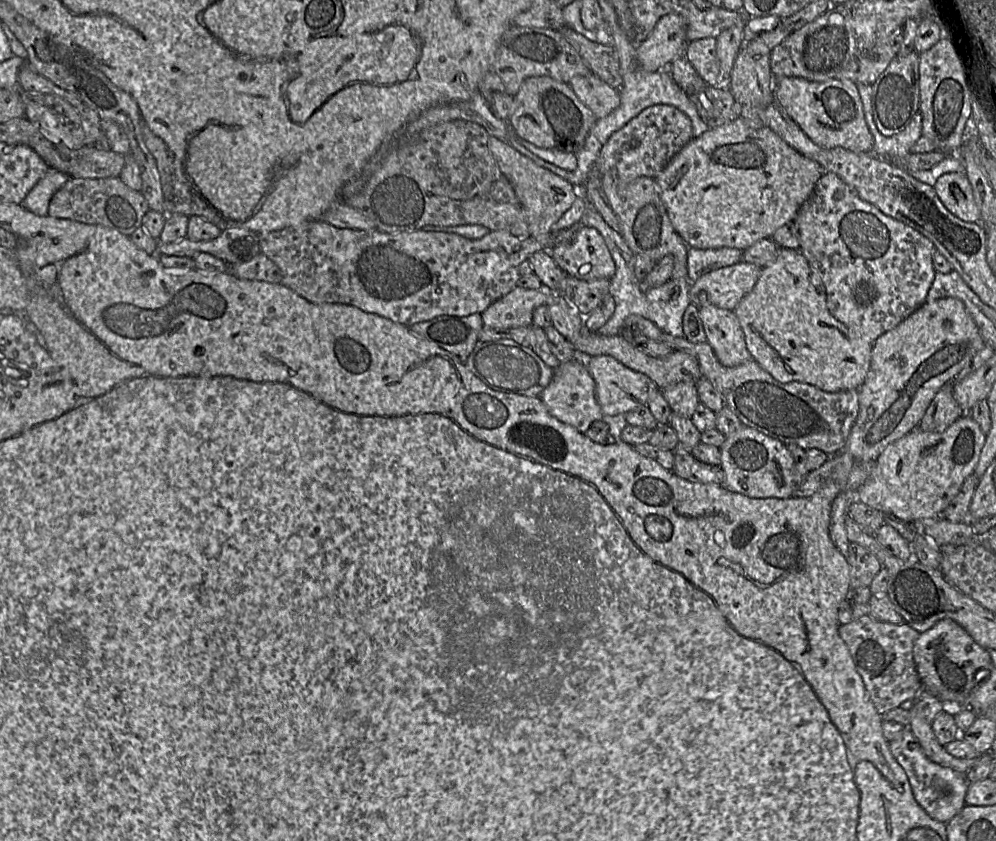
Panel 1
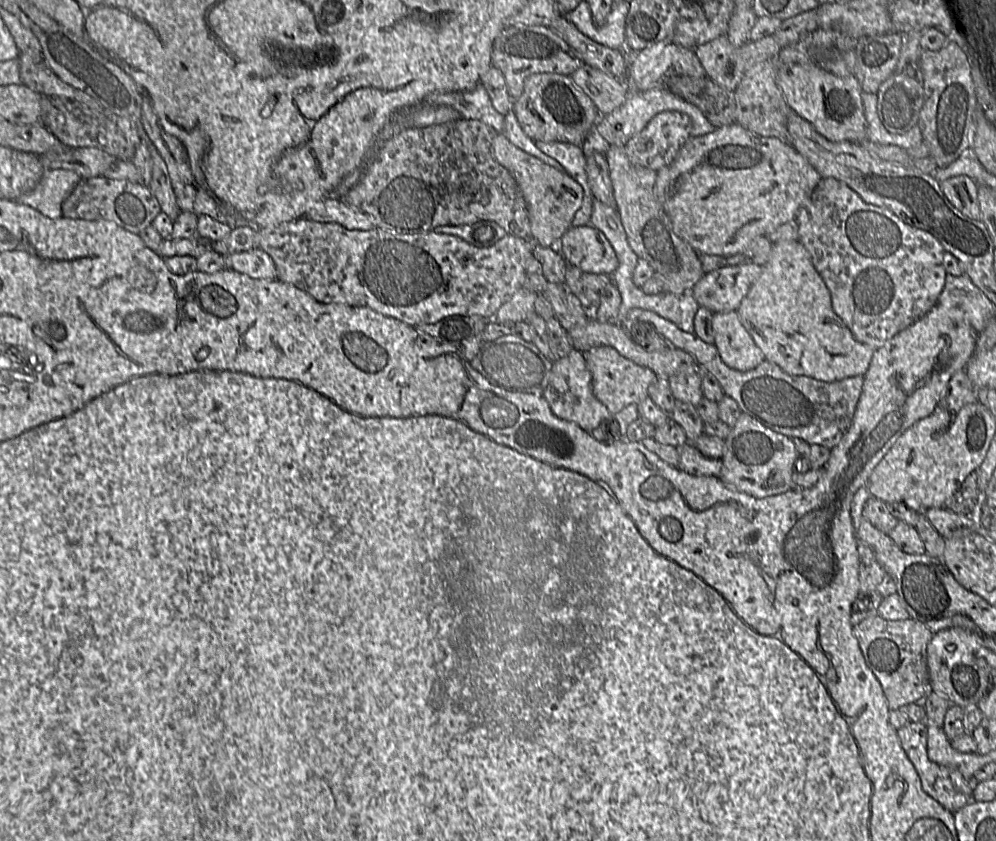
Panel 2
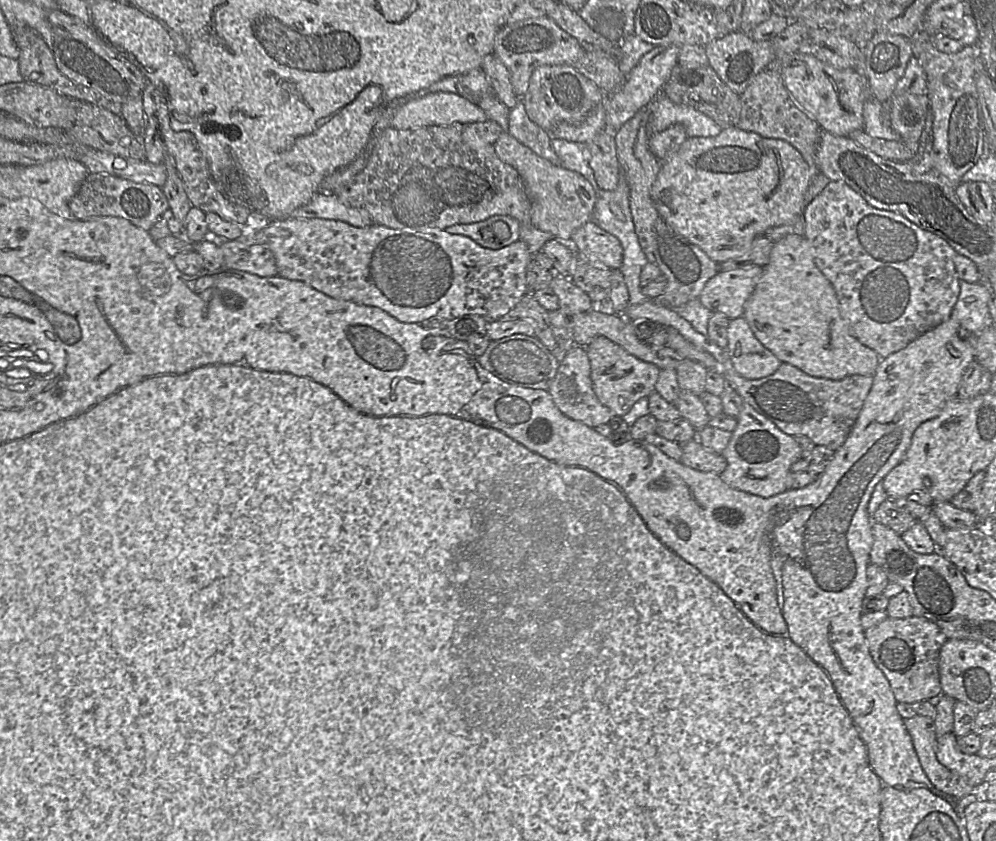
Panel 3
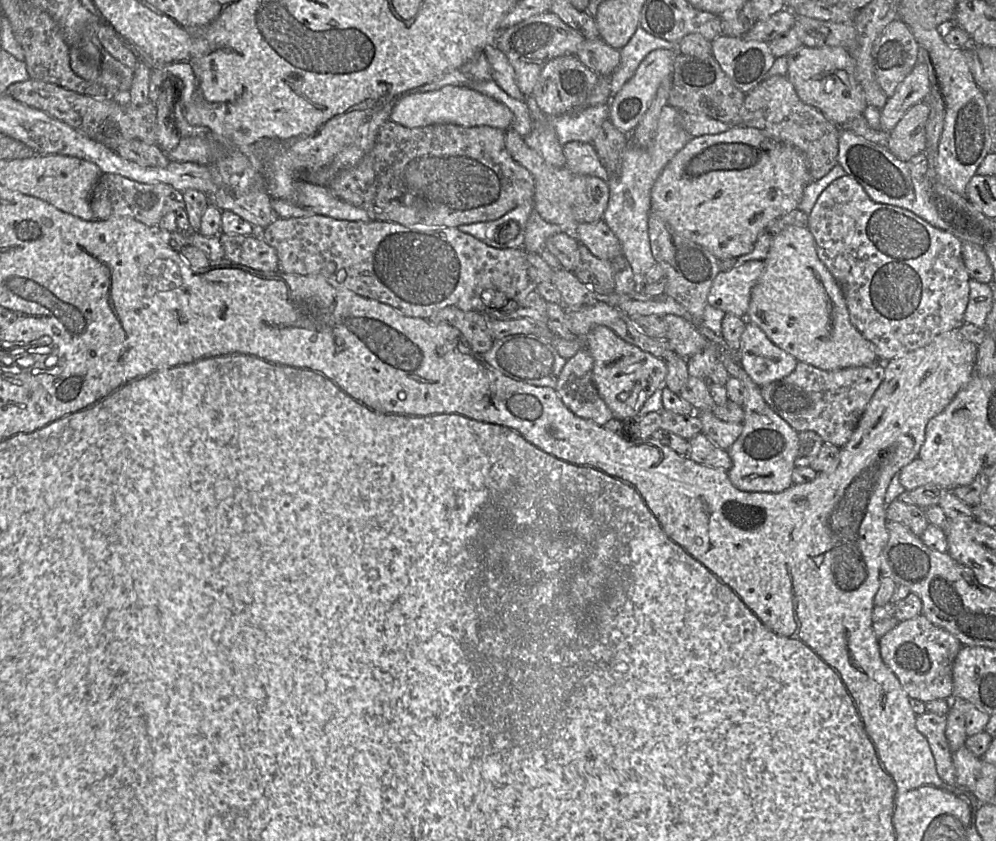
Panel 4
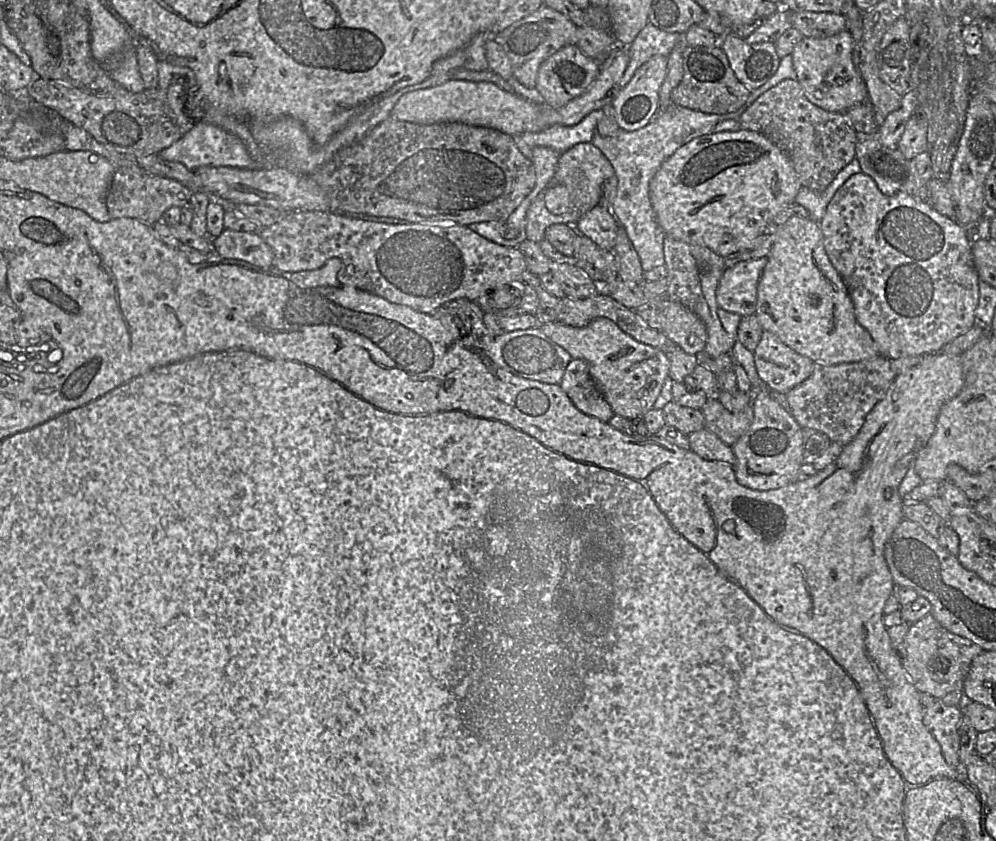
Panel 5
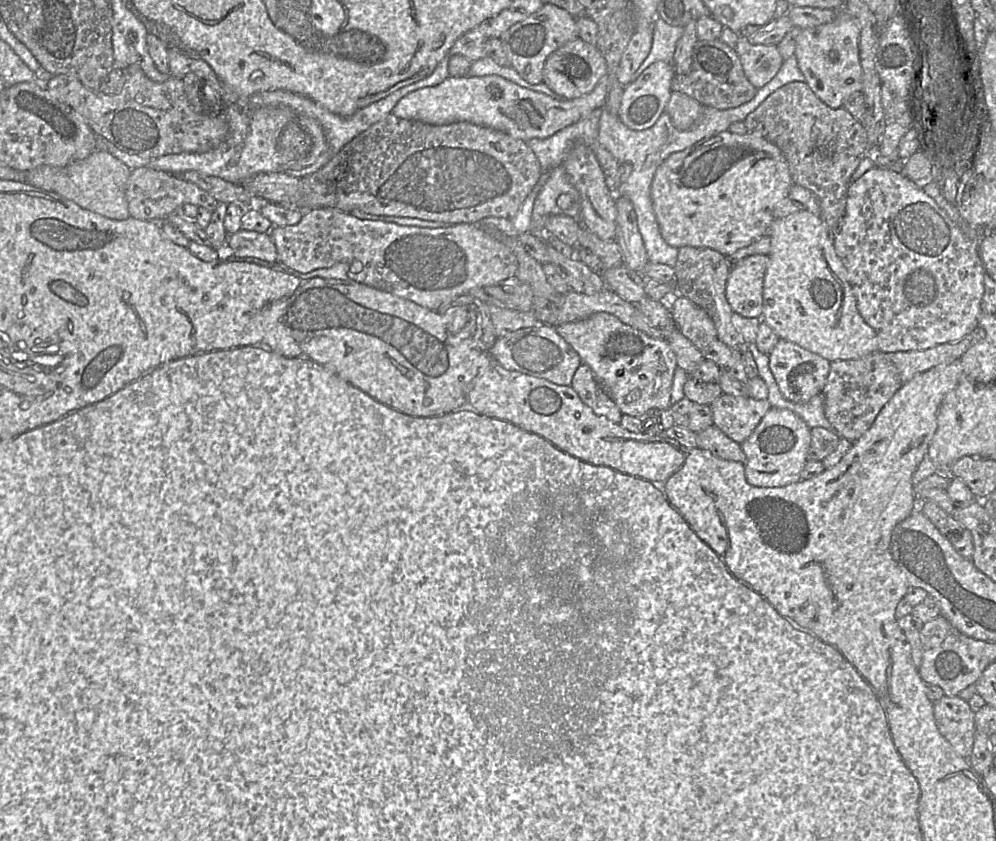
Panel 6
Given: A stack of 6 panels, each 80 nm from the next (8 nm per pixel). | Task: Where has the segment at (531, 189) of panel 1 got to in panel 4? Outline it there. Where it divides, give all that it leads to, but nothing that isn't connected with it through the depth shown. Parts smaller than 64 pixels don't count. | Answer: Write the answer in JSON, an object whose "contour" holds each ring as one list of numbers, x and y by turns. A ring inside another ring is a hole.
{"contour":[[515,130,505,131,505,147,513,160,532,174,535,180,533,209,546,222,556,225,583,224,603,218,610,196,607,180,576,174,566,167,550,165]]}

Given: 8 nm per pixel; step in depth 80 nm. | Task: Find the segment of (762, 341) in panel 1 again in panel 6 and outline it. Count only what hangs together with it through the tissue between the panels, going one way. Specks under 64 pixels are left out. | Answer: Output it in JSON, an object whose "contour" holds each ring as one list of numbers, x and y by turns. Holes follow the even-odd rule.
{"contour":[[808,210,775,219,769,229,771,251,763,284,763,311,761,320,782,340,795,343,829,362,859,359,877,352,875,331,858,312,852,286,838,258,833,235,820,216]]}

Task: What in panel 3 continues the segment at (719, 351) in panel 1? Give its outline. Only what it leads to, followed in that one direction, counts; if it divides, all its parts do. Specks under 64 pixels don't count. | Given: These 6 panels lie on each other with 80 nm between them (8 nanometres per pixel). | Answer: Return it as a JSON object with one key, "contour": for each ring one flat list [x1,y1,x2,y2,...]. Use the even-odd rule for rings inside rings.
{"contour":[[743,318,731,319,727,330,726,351,735,371,747,379,773,374,782,362,755,337]]}

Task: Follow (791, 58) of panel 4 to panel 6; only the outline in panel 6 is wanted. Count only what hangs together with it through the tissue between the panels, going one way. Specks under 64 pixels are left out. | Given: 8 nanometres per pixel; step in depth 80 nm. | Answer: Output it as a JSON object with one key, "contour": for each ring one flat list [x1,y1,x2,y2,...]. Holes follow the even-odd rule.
{"contour":[[845,6,836,10,836,18,827,24,801,29,794,56,815,95,833,109,843,107,853,95,862,93,863,70,859,57,860,29]]}

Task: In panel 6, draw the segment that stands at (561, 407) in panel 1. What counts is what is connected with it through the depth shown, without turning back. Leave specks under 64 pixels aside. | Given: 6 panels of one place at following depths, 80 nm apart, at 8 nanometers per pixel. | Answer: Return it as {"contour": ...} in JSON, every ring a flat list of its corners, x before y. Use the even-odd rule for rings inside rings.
{"contour":[[582,363,577,368,570,386,596,415,604,416,613,423,619,424,623,413,597,383,587,364]]}

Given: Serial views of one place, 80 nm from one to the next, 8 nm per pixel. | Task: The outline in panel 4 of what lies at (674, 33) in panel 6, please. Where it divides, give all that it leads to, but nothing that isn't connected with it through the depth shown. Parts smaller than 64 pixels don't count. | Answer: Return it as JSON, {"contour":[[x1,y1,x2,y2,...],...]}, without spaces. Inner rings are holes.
{"contour":[[638,28,629,42,621,48,619,67,612,74,610,92,613,97,633,77,643,59,657,49,678,50,678,44,657,38]]}

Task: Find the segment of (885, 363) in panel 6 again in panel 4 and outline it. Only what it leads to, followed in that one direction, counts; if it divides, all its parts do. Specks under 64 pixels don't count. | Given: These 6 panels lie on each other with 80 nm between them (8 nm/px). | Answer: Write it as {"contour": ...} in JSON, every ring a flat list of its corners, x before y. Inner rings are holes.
{"contour":[[798,362,794,371,785,378,761,386,760,393,768,406,795,431,813,431,823,439,824,443,842,448,851,438,868,403,883,381,884,374,884,362,835,371,822,370,812,365]]}

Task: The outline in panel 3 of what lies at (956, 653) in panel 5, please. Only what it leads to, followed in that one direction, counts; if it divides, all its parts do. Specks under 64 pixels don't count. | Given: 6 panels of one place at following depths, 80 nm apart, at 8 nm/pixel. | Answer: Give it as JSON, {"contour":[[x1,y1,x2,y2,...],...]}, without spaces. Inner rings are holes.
{"contour":[[916,616,887,618,865,630,865,638,871,657,889,681,897,703,936,702,944,695,938,664,941,647,948,638,935,623]]}

